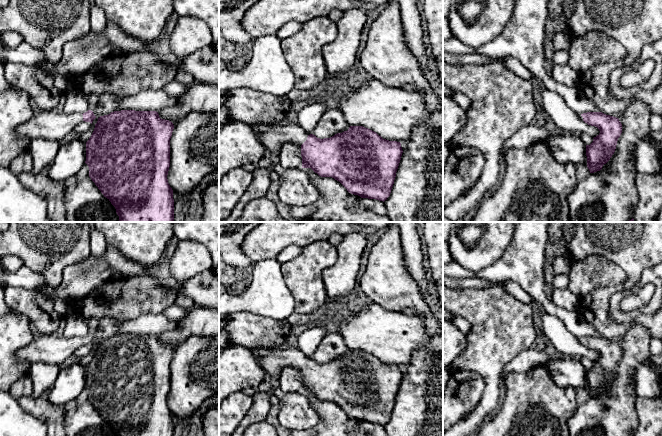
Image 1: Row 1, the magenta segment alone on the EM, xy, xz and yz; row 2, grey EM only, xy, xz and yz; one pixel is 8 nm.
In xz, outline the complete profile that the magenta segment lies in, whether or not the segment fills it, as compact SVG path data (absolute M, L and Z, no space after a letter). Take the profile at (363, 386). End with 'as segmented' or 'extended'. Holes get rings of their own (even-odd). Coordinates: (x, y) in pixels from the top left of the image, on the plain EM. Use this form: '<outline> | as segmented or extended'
M262 346L251 351L258 365L273 378L280 379L282 371L290 366L300 370L302 392L311 392L321 401L334 402L351 418L383 426L390 420L403 377L400 366L383 363L363 350L350 350L347 355L324 363L308 359L298 346Z | extended

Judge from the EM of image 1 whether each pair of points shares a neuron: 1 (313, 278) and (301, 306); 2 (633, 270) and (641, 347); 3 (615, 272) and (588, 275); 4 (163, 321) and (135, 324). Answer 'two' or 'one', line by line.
1: one
2: two
3: one
4: one

